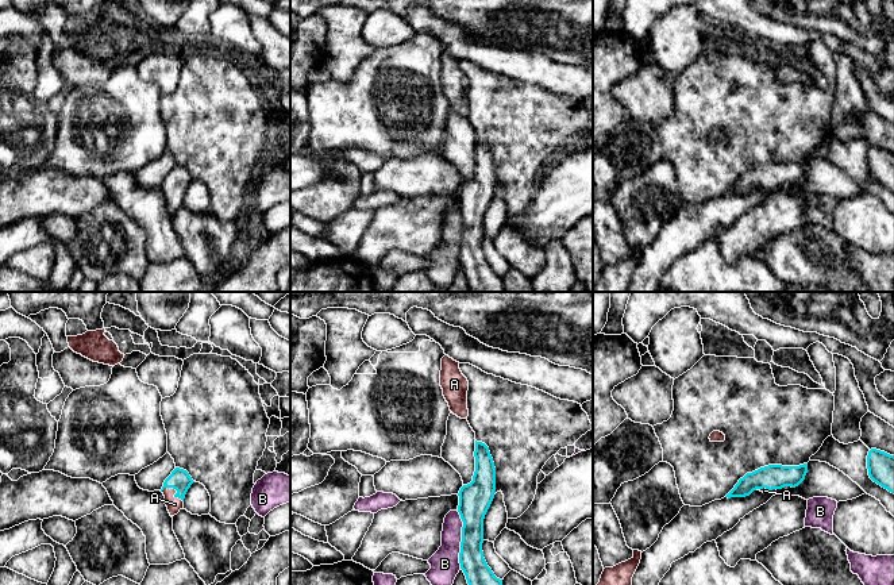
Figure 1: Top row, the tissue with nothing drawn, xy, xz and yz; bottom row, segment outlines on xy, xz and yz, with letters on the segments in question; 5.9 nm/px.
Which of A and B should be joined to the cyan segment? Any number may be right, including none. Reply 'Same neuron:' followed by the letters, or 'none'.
Same neuron: A

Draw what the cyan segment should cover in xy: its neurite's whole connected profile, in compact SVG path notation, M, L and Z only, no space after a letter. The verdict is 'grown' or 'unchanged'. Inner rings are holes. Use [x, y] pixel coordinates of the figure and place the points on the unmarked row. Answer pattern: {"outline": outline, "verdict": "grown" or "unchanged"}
{"outline": "M176 165L165 177L161 189L165 193L165 201L170 213L177 212L184 205L184 196L194 178L184 166Z", "verdict": "grown"}

